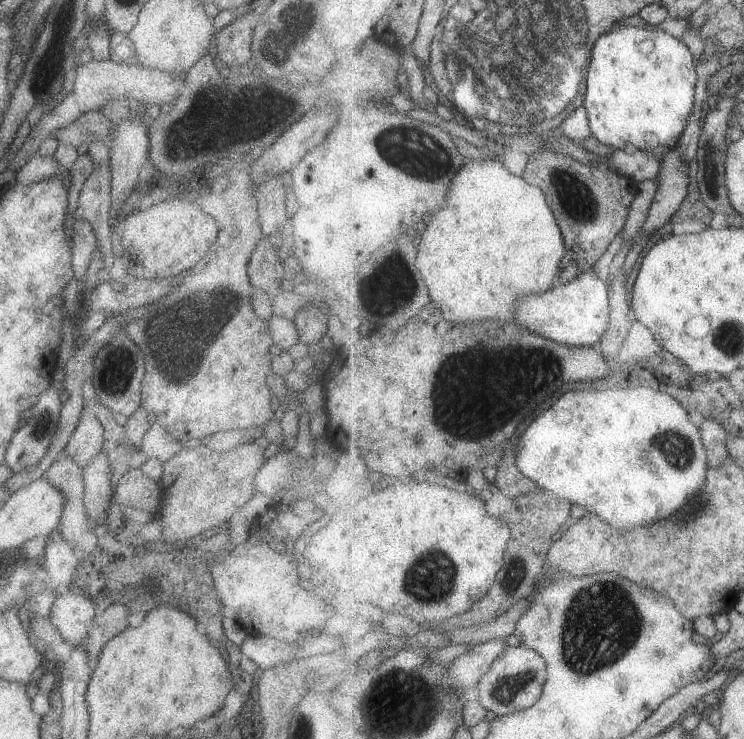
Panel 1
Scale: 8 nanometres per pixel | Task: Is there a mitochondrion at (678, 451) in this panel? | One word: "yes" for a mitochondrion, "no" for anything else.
yes

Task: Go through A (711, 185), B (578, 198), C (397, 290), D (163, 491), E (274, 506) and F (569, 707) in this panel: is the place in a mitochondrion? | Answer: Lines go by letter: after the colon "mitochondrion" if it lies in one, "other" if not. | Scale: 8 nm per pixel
A: other
B: mitochondrion
C: mitochondrion
D: other
E: other
F: other

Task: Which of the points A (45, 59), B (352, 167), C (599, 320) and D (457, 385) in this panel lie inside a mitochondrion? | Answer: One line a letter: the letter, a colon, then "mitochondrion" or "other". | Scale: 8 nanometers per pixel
A: mitochondrion
B: other
C: other
D: mitochondrion

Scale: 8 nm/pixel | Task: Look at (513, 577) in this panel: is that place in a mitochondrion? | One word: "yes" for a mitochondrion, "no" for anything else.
yes

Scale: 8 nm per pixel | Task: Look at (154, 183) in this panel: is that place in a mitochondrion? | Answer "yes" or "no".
no

